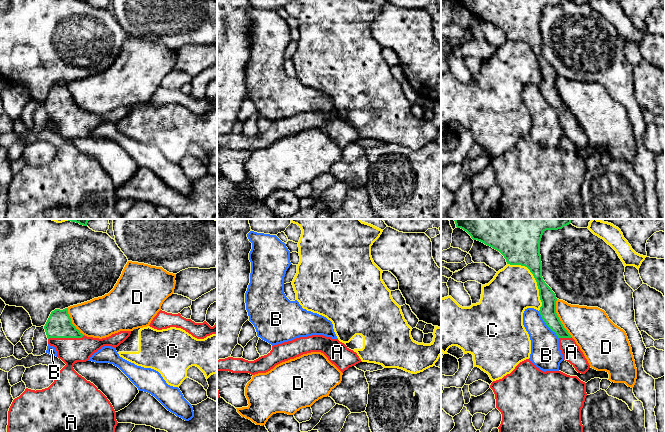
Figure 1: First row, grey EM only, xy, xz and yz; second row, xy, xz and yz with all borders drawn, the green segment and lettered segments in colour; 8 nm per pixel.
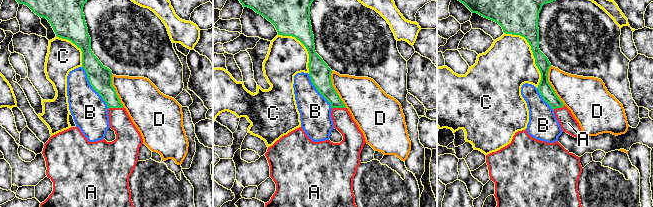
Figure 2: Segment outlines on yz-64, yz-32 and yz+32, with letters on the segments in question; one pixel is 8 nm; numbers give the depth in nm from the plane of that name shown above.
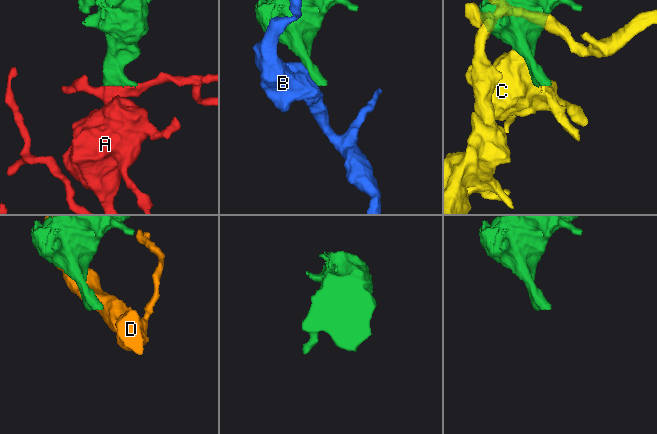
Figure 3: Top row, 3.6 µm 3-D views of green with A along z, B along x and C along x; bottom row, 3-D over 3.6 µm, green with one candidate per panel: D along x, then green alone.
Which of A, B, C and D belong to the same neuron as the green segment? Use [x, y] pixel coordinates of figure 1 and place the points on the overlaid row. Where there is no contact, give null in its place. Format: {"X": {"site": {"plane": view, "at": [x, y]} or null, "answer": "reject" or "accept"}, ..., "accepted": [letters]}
{"A": {"site": {"plane": "xy", "at": [66, 337]}, "answer": "accept"}, "B": {"site": {"plane": "yz", "at": [547, 325]}, "answer": "reject"}, "C": {"site": {"plane": "yz", "at": [535, 279]}, "answer": "reject"}, "D": {"site": {"plane": "yz", "at": [558, 318]}, "answer": "reject"}, "accepted": ["A"]}

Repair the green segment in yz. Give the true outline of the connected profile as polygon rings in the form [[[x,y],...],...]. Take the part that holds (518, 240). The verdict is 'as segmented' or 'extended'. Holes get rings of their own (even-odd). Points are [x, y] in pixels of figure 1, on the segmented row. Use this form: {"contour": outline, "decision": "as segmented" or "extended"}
{"contour": [[[454,219],[456,227],[466,231],[473,240],[480,241],[499,251],[506,259],[507,264],[527,267],[533,274],[539,289],[542,302],[539,313],[546,325],[559,338],[559,348],[564,360],[569,362],[578,373],[585,374],[590,365],[583,352],[564,328],[556,313],[556,295],[545,283],[542,277],[542,262],[540,255],[540,241],[546,230],[562,229],[571,223],[571,219]]], "decision": "extended"}

